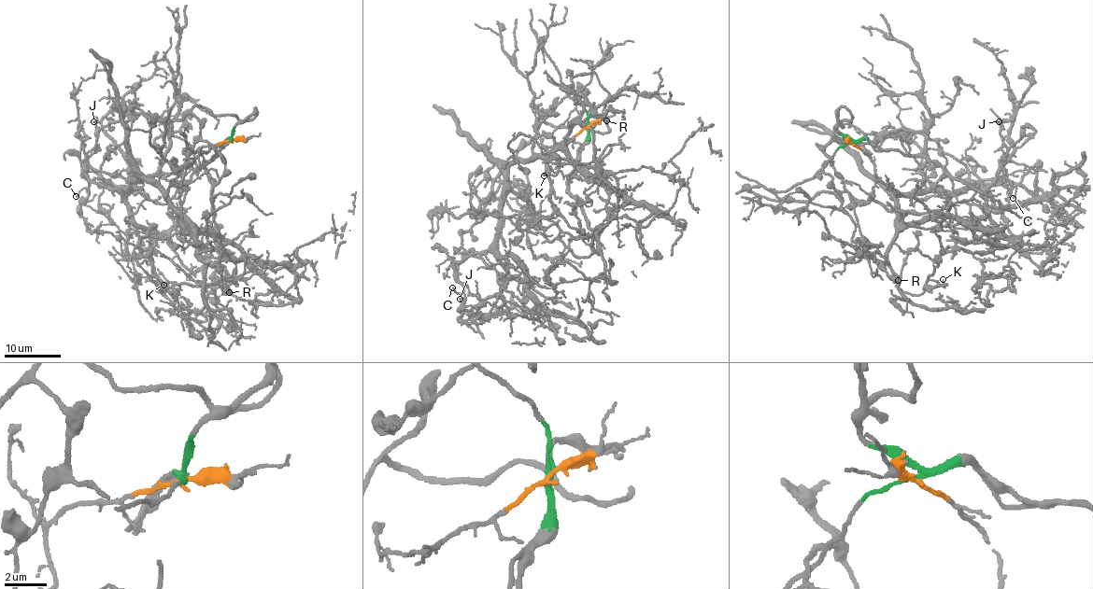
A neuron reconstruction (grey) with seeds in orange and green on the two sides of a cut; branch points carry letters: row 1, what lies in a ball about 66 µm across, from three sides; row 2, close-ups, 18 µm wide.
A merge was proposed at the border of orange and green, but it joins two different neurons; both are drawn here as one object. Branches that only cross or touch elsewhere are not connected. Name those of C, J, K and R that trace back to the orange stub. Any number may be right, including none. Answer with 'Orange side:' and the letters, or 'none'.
Orange side: C, J

